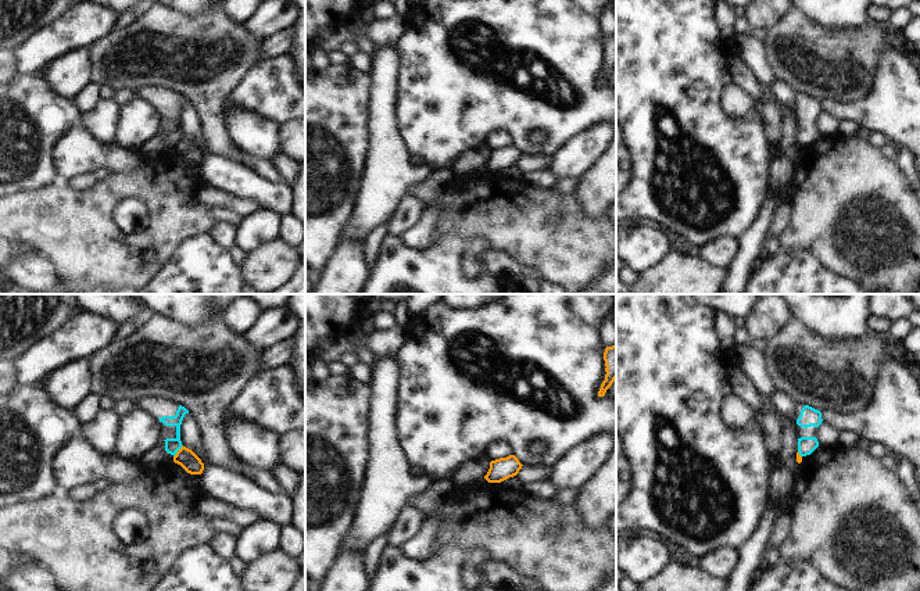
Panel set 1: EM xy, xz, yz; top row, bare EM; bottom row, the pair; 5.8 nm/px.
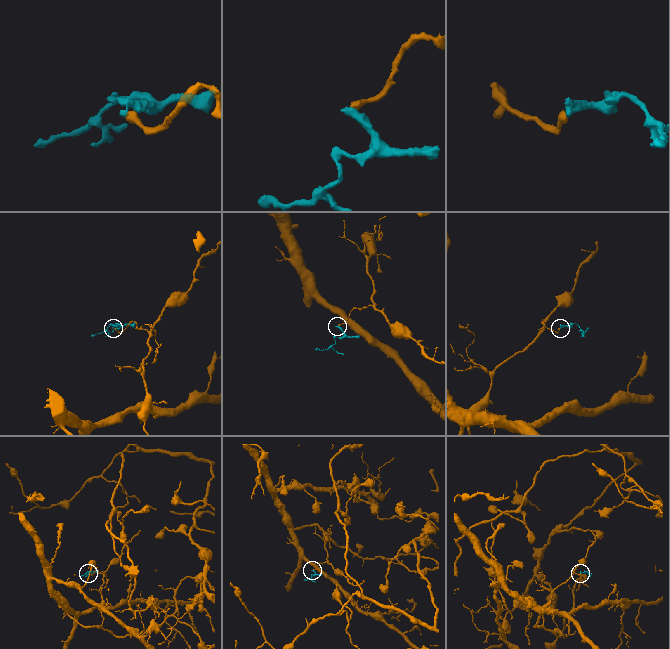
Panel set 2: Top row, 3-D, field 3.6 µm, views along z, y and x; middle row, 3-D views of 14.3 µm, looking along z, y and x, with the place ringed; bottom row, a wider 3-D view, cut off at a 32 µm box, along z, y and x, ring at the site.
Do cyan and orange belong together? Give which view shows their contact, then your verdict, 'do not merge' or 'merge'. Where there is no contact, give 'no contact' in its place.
xy | do not merge

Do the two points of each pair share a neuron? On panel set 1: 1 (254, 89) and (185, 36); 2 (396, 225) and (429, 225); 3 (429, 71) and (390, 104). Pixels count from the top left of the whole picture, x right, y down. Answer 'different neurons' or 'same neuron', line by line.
1: different neurons
2: different neurons
3: different neurons

